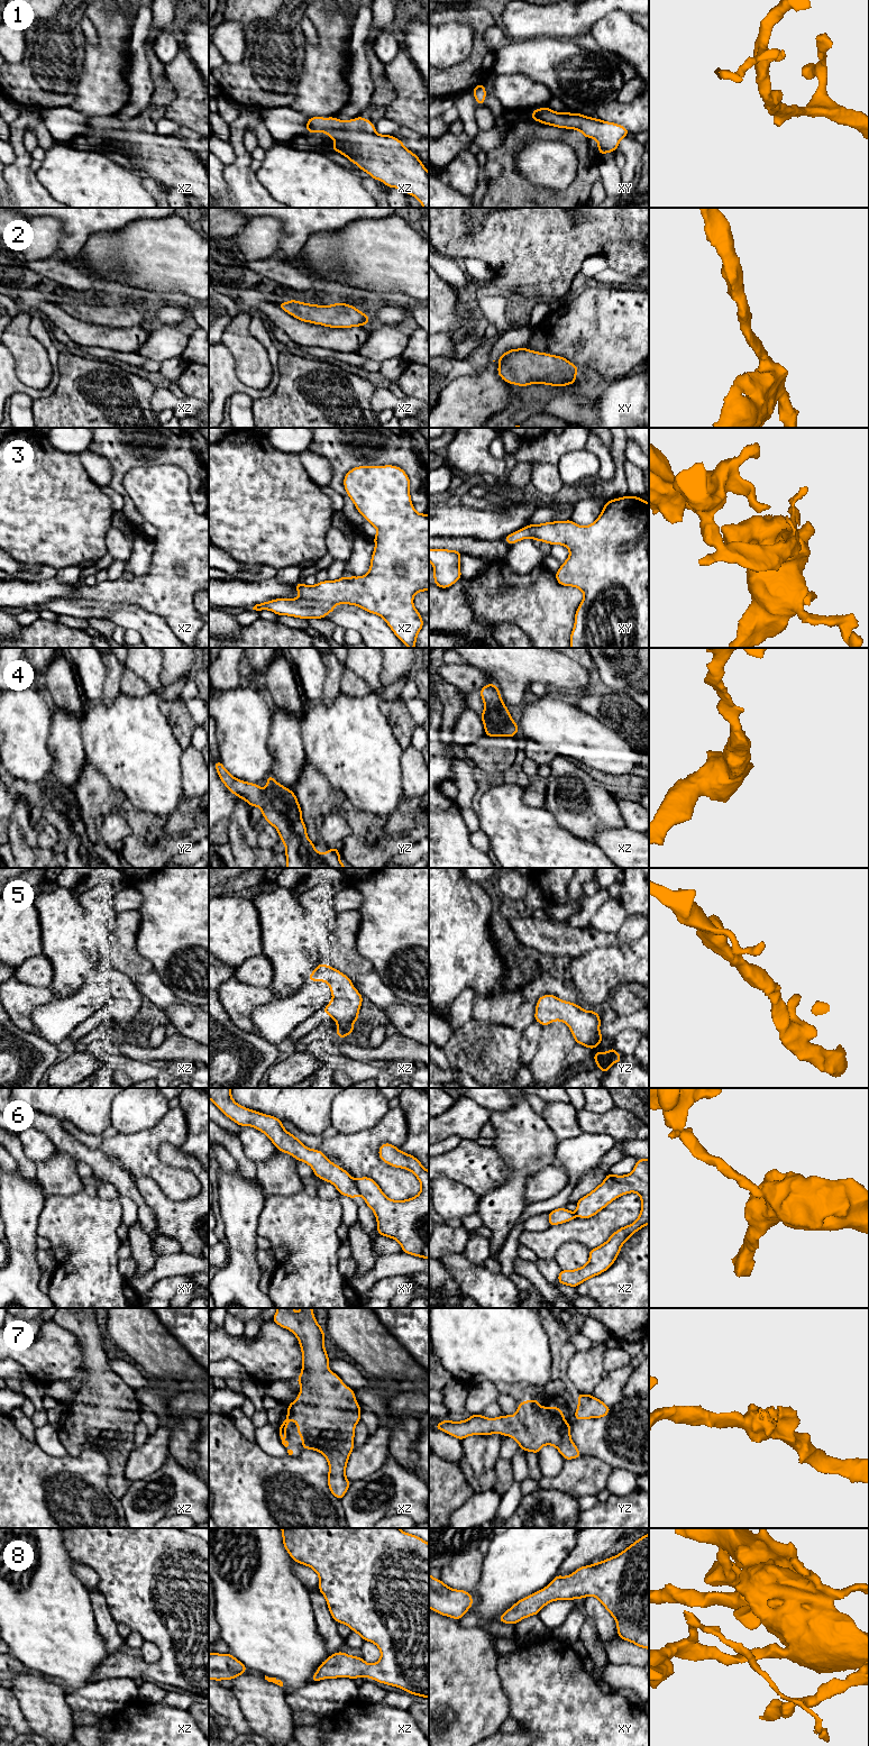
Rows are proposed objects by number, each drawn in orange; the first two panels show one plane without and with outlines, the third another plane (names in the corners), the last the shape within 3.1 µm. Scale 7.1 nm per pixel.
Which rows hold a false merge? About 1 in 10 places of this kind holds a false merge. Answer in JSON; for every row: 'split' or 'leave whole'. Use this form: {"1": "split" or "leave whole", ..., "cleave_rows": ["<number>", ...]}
{"1": "leave whole", "2": "leave whole", "3": "leave whole", "4": "leave whole", "5": "leave whole", "6": "split", "7": "leave whole", "8": "leave whole", "cleave_rows": ["6"]}

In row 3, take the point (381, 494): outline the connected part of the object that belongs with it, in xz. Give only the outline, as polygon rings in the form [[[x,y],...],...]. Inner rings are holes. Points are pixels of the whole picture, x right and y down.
[[[392,465],[385,466],[358,466],[350,469],[344,478],[344,486],[348,496],[354,502],[360,515],[363,515],[377,530],[373,538],[375,541],[372,554],[371,567],[366,575],[360,577],[345,577],[337,581],[324,581],[313,586],[303,583],[295,585],[299,598],[276,598],[256,604],[253,610],[269,610],[278,616],[289,615],[300,619],[322,619],[335,610],[337,604],[347,603],[356,605],[369,613],[383,618],[394,634],[409,648],[414,648],[419,631],[424,625],[421,614],[413,605],[413,596],[418,592],[429,591],[429,515],[415,511],[410,496],[410,478],[405,472]]]

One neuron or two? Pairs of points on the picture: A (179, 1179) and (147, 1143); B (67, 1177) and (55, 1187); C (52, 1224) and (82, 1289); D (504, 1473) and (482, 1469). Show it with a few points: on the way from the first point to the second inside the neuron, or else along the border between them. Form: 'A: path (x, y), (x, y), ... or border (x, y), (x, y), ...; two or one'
A: path (167, 1176), (147, 1154); one
B: path (64, 1178), (58, 1184); one
C: path (67, 1240), (82, 1254), (82, 1273); one
D: border (499, 1457), (495, 1464), (495, 1483), (492, 1489); two

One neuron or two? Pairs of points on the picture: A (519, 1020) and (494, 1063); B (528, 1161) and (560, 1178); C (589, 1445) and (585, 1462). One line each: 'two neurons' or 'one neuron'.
A: two neurons
B: two neurons
C: two neurons

